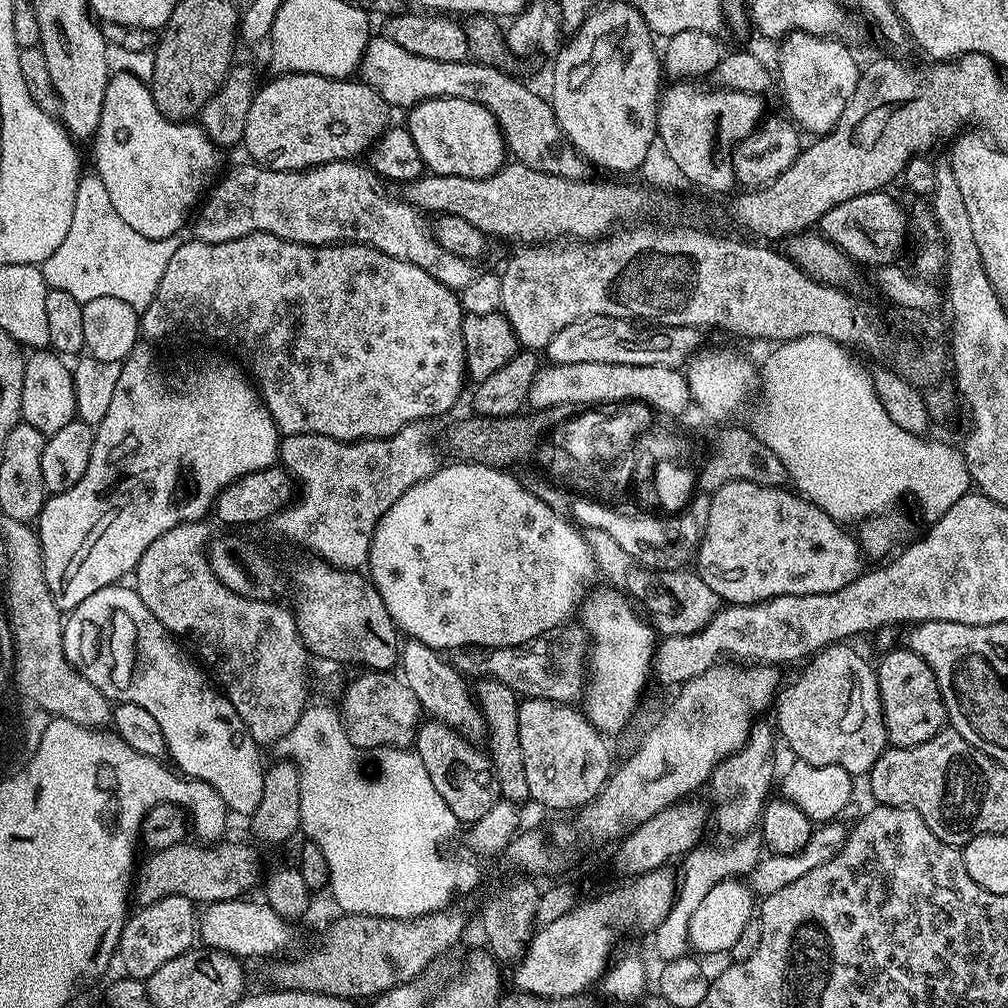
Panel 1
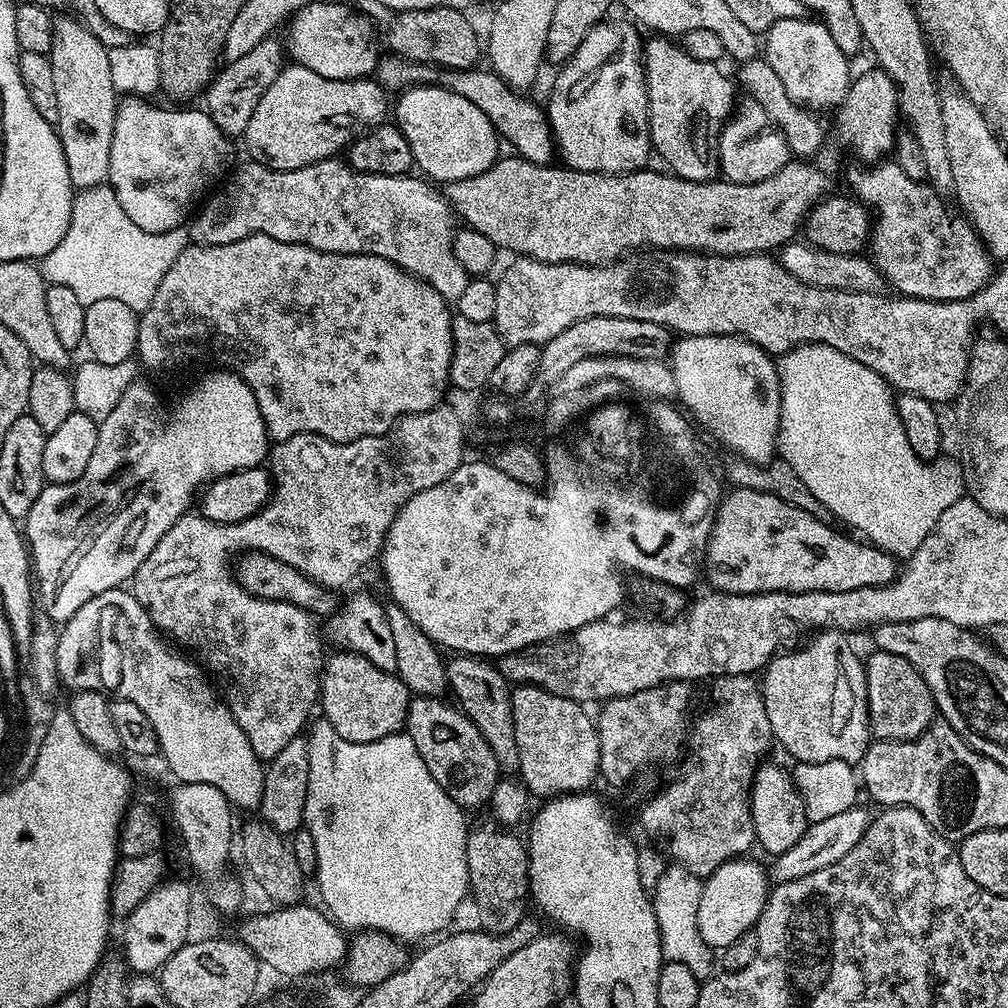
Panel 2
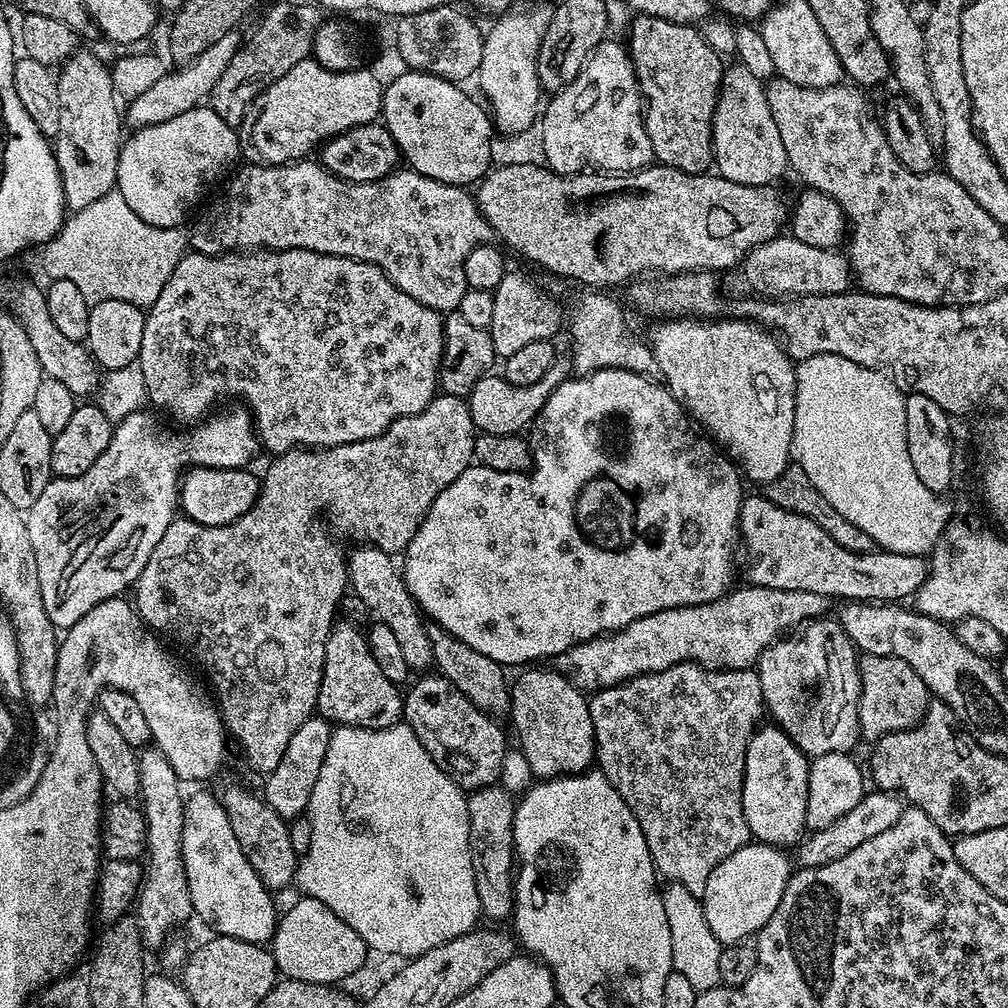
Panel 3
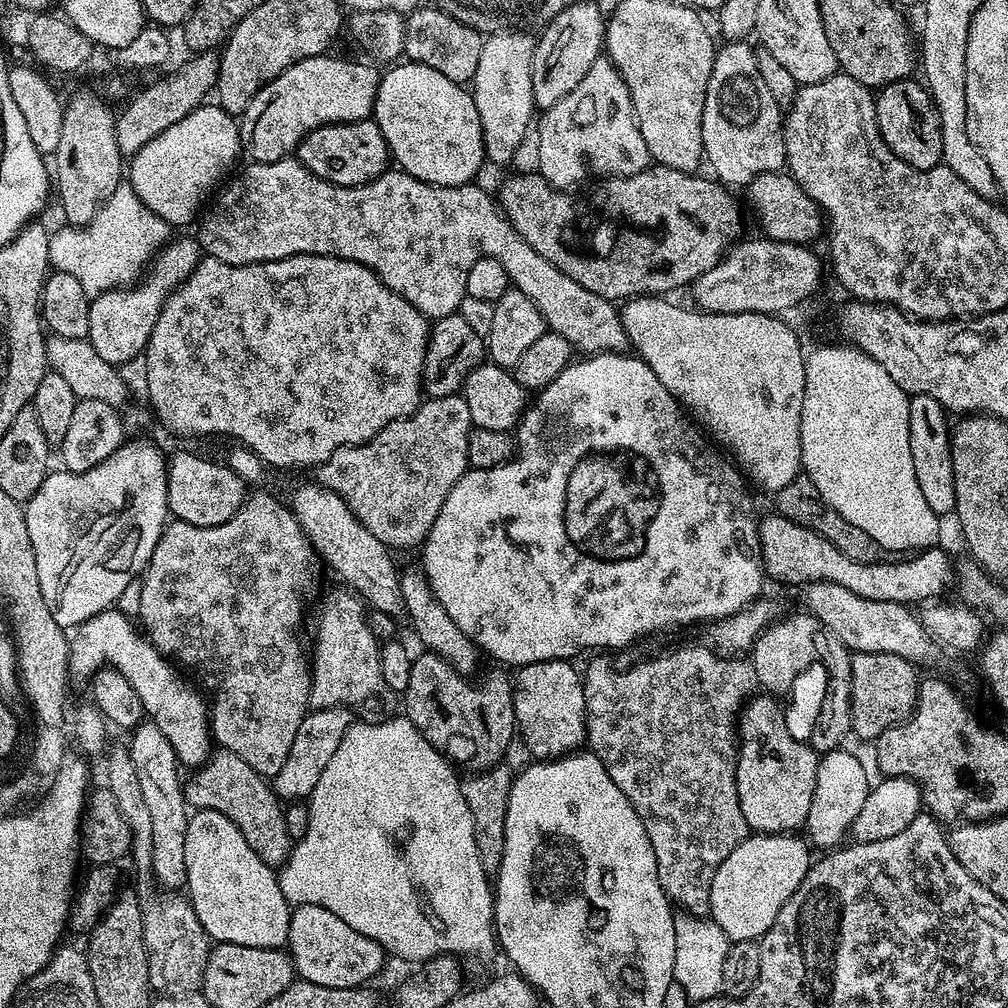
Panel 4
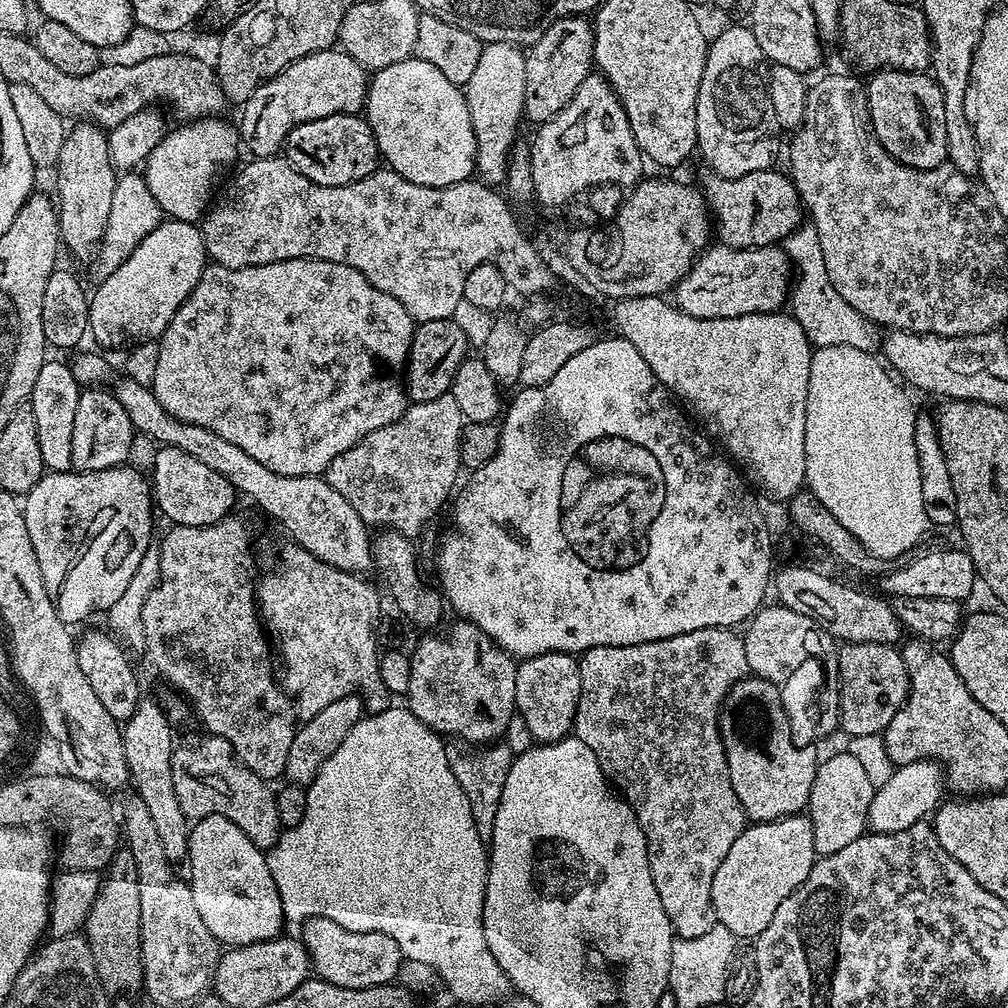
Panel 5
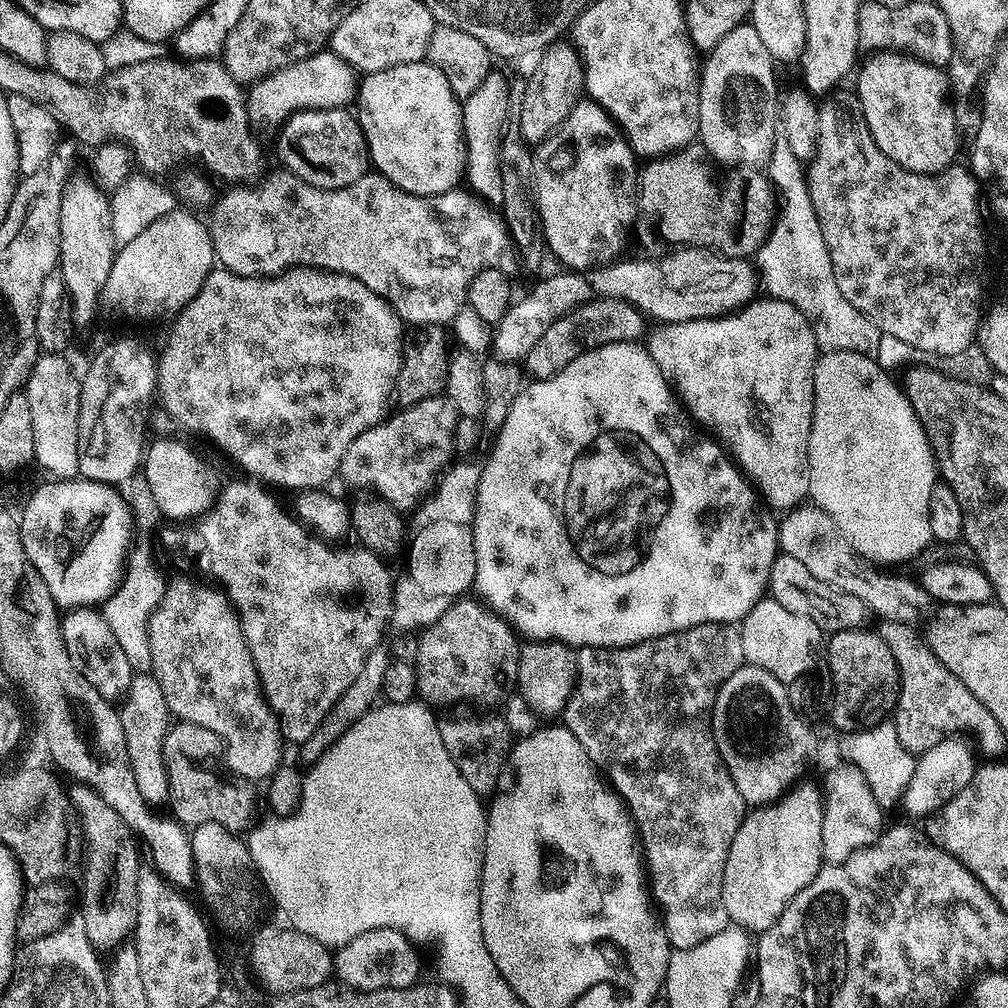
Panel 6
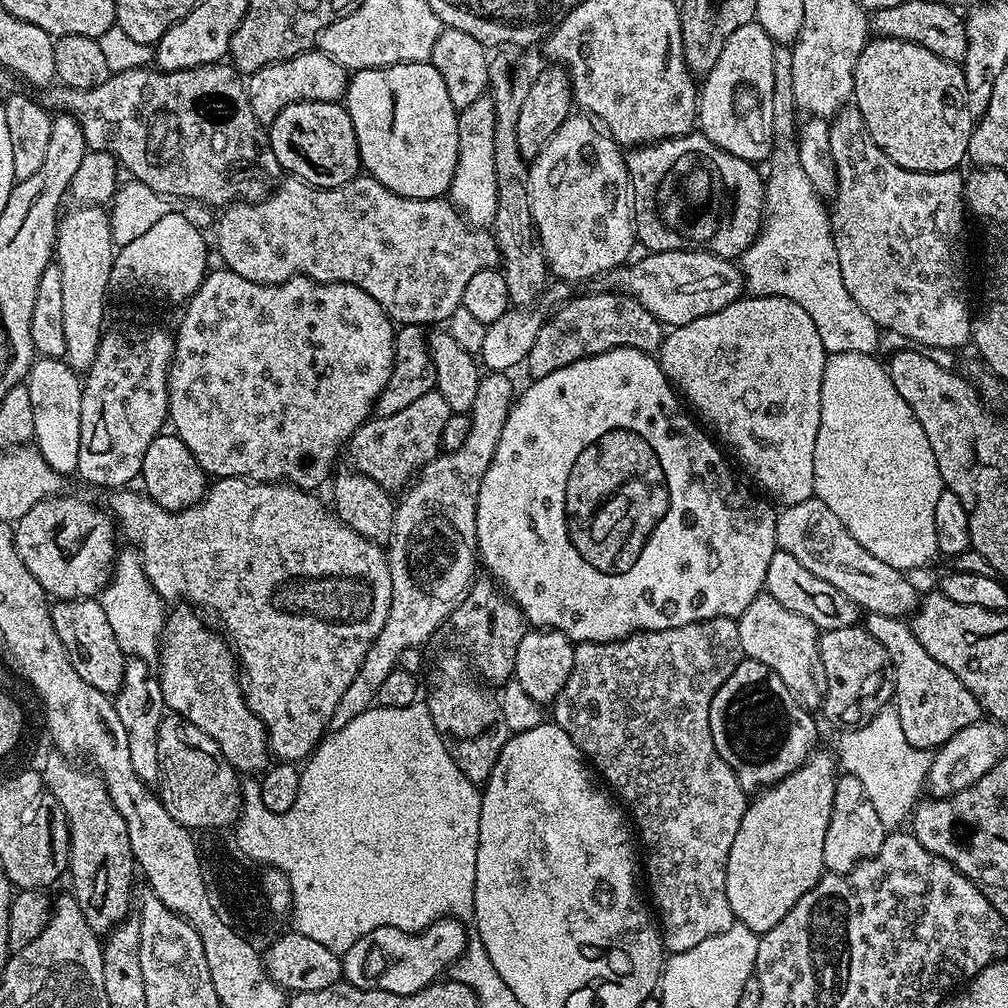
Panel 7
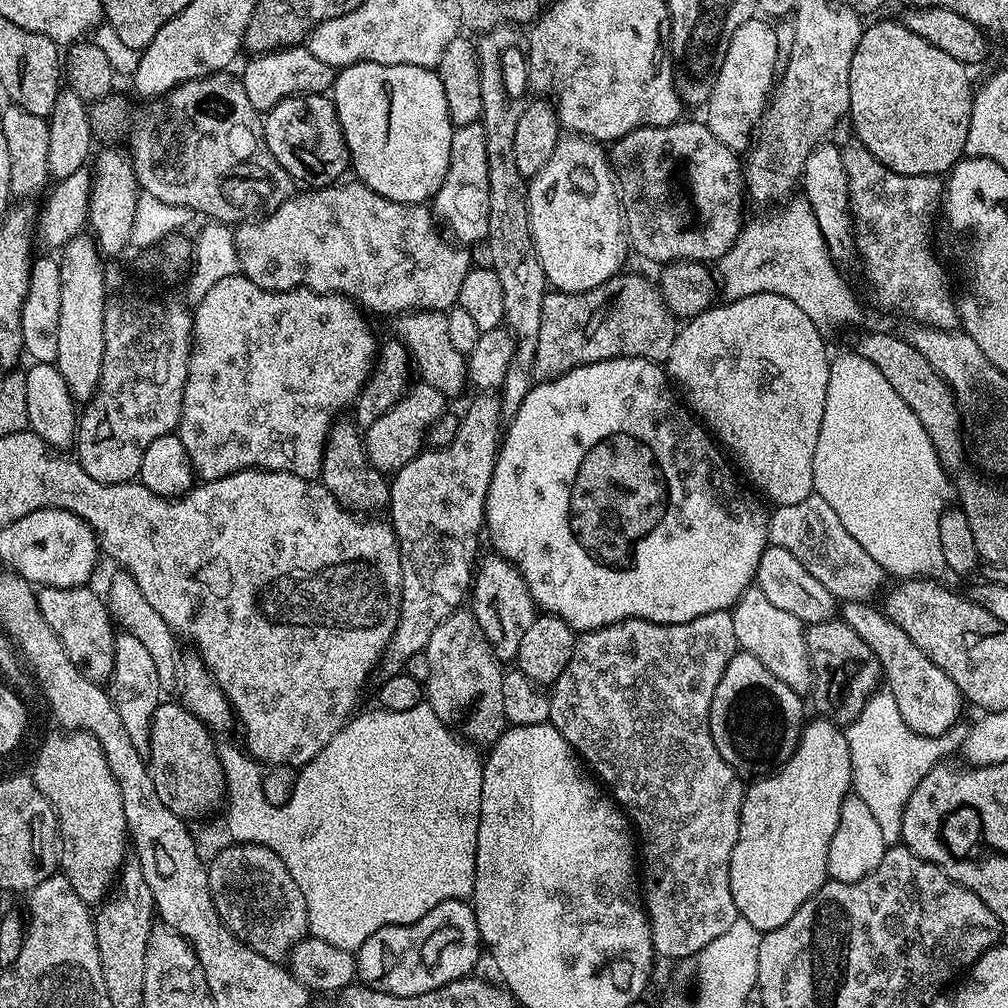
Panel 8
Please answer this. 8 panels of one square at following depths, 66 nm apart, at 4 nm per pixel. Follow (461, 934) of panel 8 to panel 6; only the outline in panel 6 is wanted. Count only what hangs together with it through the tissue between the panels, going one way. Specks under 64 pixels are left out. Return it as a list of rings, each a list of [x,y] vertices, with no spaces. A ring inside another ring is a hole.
[[[375,928],[366,934],[358,934],[350,942],[337,947],[334,952],[334,976],[341,984],[350,988],[358,988],[361,992],[378,990],[379,988],[408,988],[417,983],[420,976],[420,960],[416,957],[417,949],[411,940],[393,928]]]

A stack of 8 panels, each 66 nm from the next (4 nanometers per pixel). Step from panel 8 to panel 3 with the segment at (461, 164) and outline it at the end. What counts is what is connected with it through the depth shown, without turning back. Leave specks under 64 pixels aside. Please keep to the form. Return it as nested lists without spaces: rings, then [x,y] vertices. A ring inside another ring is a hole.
[[[551,3],[528,4],[517,12],[506,13],[492,29],[487,29],[478,81],[497,133],[516,136],[526,131],[532,123],[532,127],[537,123],[538,109],[542,104],[538,54],[542,38],[546,38],[546,30],[552,21],[552,10]]]

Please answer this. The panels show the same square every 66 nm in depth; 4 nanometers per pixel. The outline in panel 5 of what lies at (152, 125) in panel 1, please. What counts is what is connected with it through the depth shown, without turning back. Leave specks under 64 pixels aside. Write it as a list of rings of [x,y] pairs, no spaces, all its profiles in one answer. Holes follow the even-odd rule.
[[[224,118],[193,120],[176,127],[180,128],[165,131],[154,146],[142,165],[142,175],[165,217],[196,222],[207,213],[213,199],[212,187],[224,164],[235,158],[236,147],[239,149],[242,141],[237,125],[227,124]]]

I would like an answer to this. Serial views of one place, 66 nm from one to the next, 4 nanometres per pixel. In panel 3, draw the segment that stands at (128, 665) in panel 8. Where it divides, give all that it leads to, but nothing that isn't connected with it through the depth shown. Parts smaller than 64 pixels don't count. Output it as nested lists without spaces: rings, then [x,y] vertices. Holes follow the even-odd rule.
[[[145,747],[139,753],[138,767],[140,769],[138,800],[142,805],[144,819],[148,821],[146,845],[148,868],[146,864],[140,895],[134,905],[134,919],[140,928],[140,937],[144,939],[145,945],[149,949],[156,947],[159,949],[169,939],[167,936],[179,924],[186,923],[194,916],[190,886],[187,882],[186,866],[183,864],[182,854],[183,814],[186,796],[185,793],[180,793],[182,781],[176,776],[174,767],[167,760],[166,754],[160,752],[159,748]]]

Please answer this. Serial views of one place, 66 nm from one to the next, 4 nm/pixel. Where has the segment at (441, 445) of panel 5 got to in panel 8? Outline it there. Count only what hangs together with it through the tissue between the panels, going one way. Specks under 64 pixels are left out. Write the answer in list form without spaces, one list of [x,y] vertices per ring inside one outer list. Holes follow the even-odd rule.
[[[416,382],[404,393],[397,404],[390,406],[386,414],[382,414],[363,433],[364,449],[370,462],[385,474],[394,474],[406,462],[420,455],[426,448],[426,437],[430,426],[438,422],[438,418],[446,410],[446,398],[434,386]]]

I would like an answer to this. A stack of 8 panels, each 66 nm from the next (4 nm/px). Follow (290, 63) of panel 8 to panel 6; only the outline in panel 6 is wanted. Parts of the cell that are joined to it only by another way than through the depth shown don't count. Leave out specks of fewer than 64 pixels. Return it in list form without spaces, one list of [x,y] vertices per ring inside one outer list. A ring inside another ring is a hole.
[[[321,50],[312,56],[302,58],[293,64],[287,64],[282,70],[270,74],[265,80],[257,80],[247,89],[248,124],[253,133],[275,133],[296,112],[318,110],[319,108],[348,108],[355,101],[358,91],[358,73],[343,58],[331,50]]]

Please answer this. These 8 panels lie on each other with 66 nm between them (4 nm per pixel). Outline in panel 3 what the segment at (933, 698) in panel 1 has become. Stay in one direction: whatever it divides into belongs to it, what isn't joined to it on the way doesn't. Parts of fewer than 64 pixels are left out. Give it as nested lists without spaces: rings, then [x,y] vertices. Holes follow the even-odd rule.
[[[865,656],[858,660],[860,666],[860,701],[858,702],[858,720],[860,722],[861,737],[868,742],[881,740],[891,732],[905,732],[907,728],[915,728],[928,710],[930,693],[926,682],[918,678],[914,666],[910,662],[902,662],[897,656]]]

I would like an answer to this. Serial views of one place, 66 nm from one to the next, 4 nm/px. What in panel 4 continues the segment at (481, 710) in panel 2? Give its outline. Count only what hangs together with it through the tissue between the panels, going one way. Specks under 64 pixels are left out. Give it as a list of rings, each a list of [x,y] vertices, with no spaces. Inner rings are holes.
[[[419,567],[403,569],[400,572],[400,603],[403,611],[405,613],[408,611],[408,620],[412,623],[417,638],[424,643],[423,647],[442,657],[460,675],[471,677],[472,671],[480,664],[482,653],[470,637],[462,634],[462,630],[458,630],[450,614],[446,614],[442,602],[434,598],[434,592],[430,590],[428,580]]]

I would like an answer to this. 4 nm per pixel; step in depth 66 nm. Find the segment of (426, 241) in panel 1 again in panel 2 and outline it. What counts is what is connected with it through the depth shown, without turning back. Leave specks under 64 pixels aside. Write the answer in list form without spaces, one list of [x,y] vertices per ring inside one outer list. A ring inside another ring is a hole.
[[[340,158],[319,160],[298,170],[281,172],[266,168],[263,164],[247,163],[232,177],[227,177],[228,185],[199,209],[200,216],[198,212],[191,217],[186,228],[191,236],[191,243],[229,244],[254,234],[266,234],[278,242],[308,244],[319,252],[337,252],[343,256],[366,254],[386,258],[397,264],[403,272],[417,276],[422,283],[438,290],[438,294],[442,294],[449,302],[455,302],[460,297],[461,288],[468,285],[468,271],[460,266],[458,258],[454,258],[458,217],[443,191],[435,183],[416,174],[383,176],[356,172]]]

